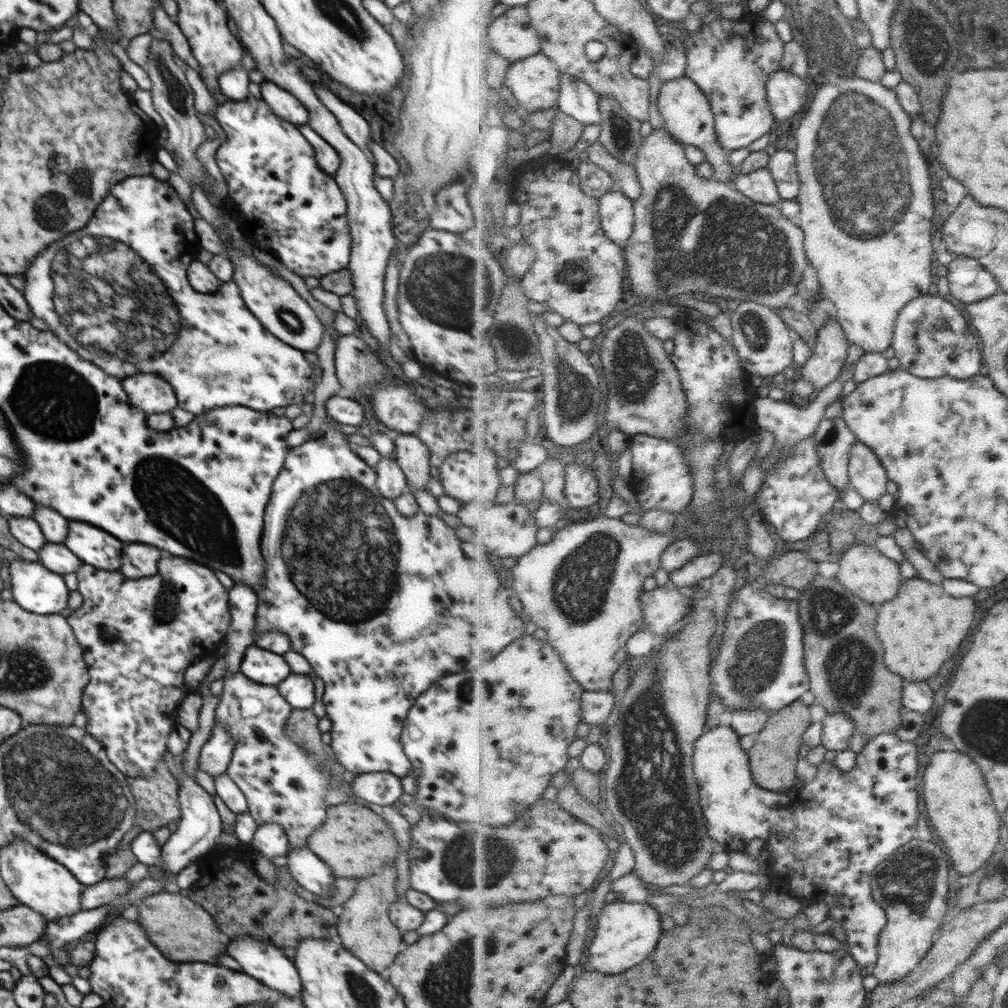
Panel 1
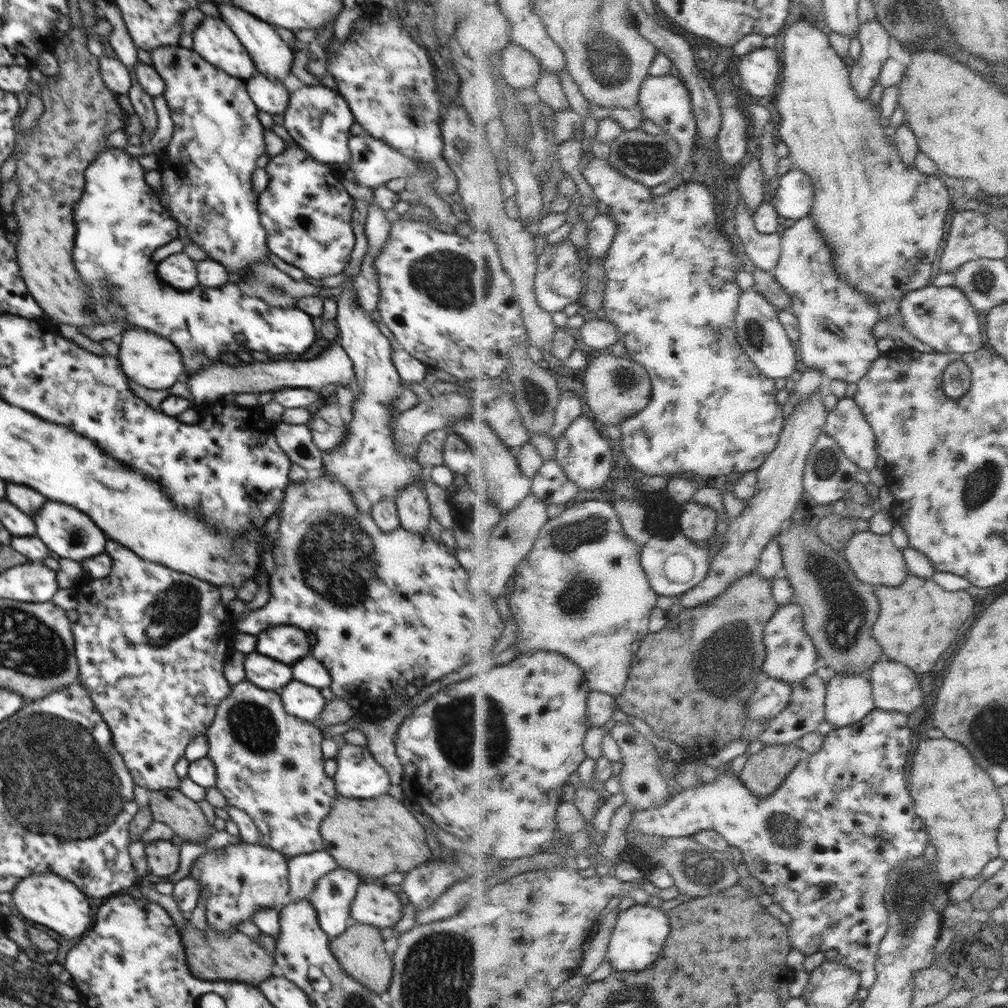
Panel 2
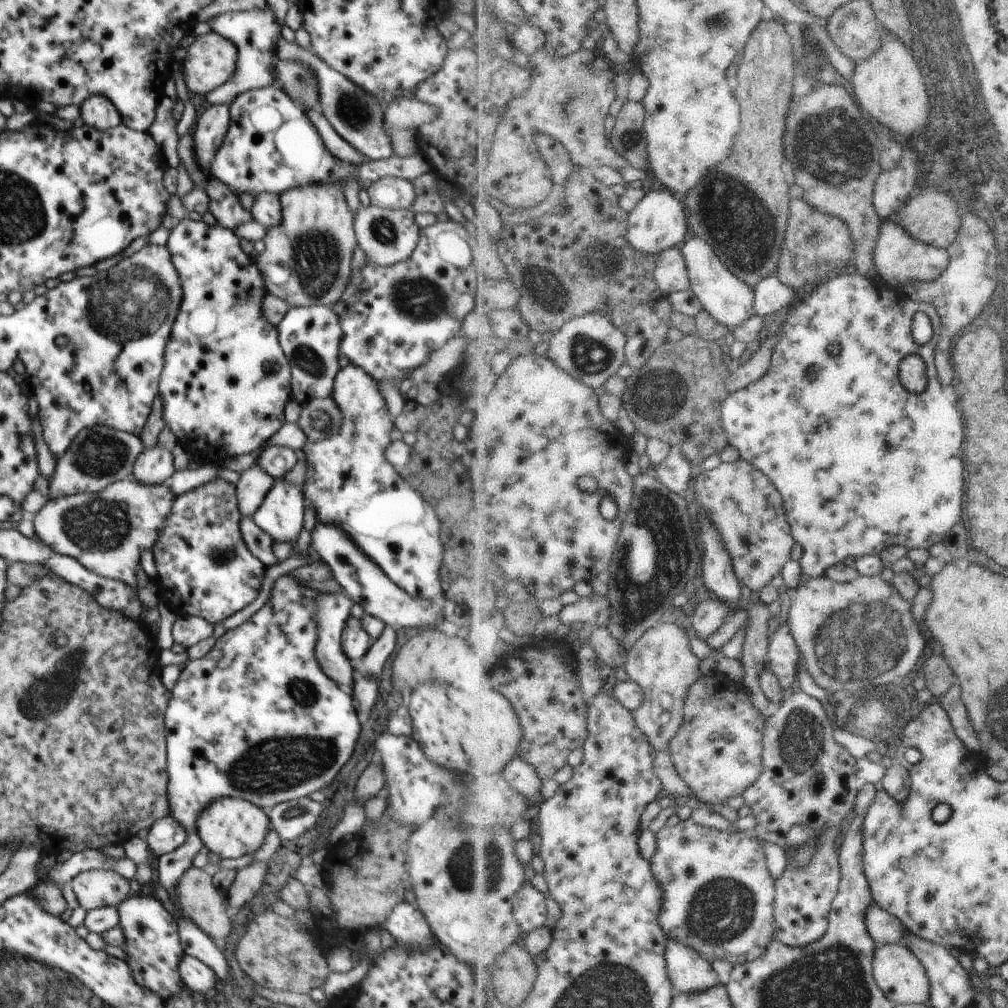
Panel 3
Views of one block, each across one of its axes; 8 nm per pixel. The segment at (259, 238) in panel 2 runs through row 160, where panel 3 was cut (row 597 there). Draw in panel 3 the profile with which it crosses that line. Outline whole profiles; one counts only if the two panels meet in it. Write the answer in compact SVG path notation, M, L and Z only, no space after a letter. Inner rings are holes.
M217 475L208 483L174 499L151 550L157 570L156 582L161 583L166 592L172 592L174 603L182 603L182 615L202 617L214 625L256 600L267 568L248 550L241 535L242 518L237 505L237 486Z

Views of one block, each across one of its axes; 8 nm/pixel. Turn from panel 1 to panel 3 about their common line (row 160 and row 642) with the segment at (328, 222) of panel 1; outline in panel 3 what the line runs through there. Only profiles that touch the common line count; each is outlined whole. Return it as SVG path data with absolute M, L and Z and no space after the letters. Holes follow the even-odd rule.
M281 575L274 582L267 602L251 616L241 626L234 629L228 629L220 638L217 638L215 646L202 658L190 660L186 668L183 669L178 679L177 684L171 691L169 705L165 710L165 735L167 742L167 771L169 774L169 783L167 786L167 797L169 802L170 816L186 831L185 841L176 850L166 855L159 856L158 862L158 876L159 884L165 888L165 891L171 896L179 910L179 918L177 920L178 934L180 935L182 948L186 955L196 957L202 962L205 962L217 974L219 980L227 983L232 979L230 968L226 958L213 943L211 938L194 922L186 918L182 914L182 910L177 902L178 893L175 892L175 886L178 879L193 866L193 860L198 851L203 847L200 835L197 831L197 820L199 814L212 801L217 799L234 797L237 799L244 799L255 804L257 807L272 808L278 803L285 803L294 799L308 797L308 794L316 792L316 790L324 790L334 780L338 771L354 752L360 728L361 718L358 717L355 708L353 707L353 700L349 694L342 692L338 685L328 678L328 675L320 668L315 655L315 646L317 643L317 622L315 621L315 610L317 609L317 591L300 584L300 581L290 575Z

